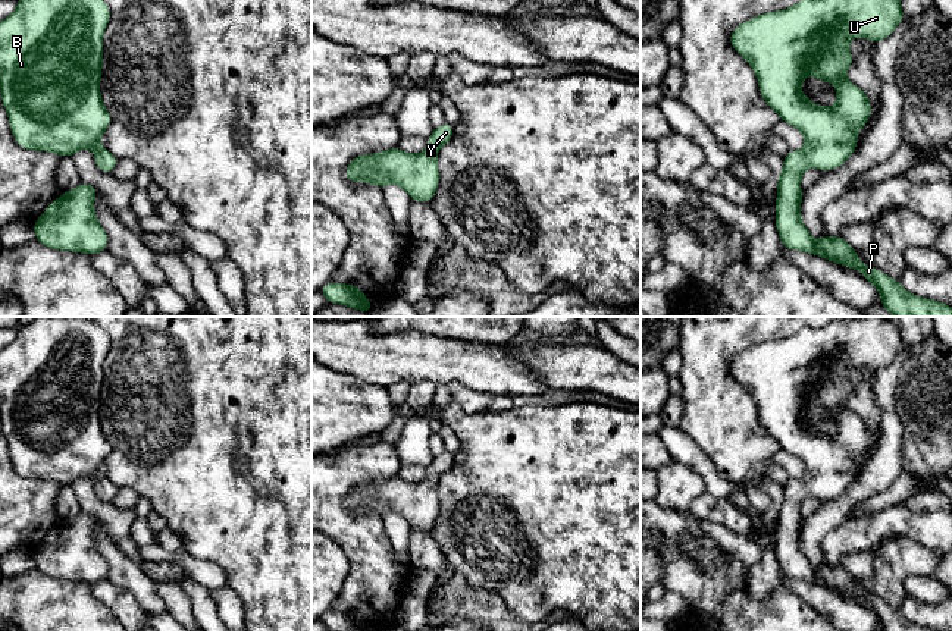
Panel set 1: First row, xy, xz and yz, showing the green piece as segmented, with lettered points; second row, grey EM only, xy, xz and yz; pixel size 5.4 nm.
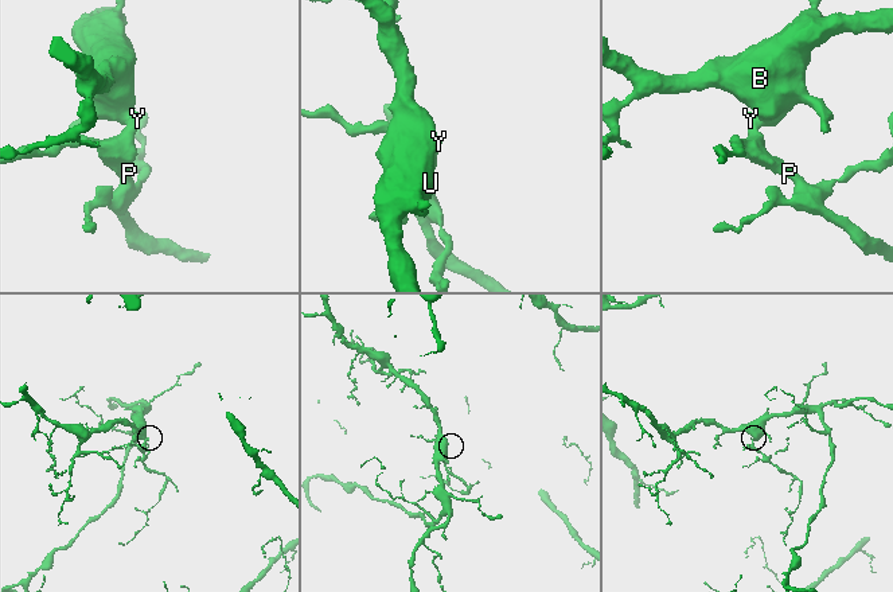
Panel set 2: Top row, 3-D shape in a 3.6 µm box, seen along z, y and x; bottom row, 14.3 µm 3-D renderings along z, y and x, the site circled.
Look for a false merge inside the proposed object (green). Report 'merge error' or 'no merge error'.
no merge error

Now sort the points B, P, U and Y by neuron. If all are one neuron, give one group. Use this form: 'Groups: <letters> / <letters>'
Groups: B P U Y

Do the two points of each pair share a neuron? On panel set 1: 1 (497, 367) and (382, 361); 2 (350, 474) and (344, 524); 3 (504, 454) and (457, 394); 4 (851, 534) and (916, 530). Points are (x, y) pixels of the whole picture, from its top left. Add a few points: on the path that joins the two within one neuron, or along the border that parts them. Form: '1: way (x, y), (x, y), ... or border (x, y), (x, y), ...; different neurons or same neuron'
1: way (469, 363), (410, 361); same neuron
2: way (338, 486), (337, 512); same neuron
3: border (453, 399), (467, 413), (487, 410); different neurons
4: way (867, 533), (876, 529), (899, 529); same neuron

